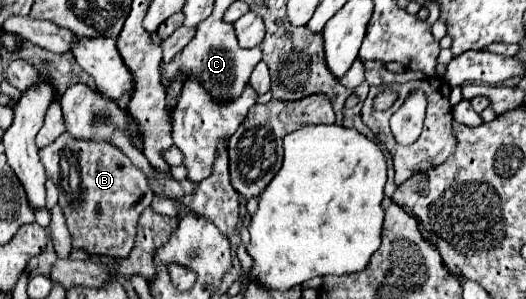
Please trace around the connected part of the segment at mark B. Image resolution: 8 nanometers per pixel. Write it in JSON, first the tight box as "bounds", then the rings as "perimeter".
{"bounds":[39,133,153,257],"perimeter":[[[69,133],[57,137],[51,145],[39,149],[41,163],[45,165],[47,175],[59,189],[59,205],[65,211],[67,227],[73,239],[75,249],[83,249],[87,253],[99,253],[109,257],[127,257],[133,249],[135,227],[141,217],[141,211],[151,205],[153,191],[149,187],[147,177],[125,157],[115,145],[111,143],[95,143],[95,141],[79,141],[73,139]]]}

